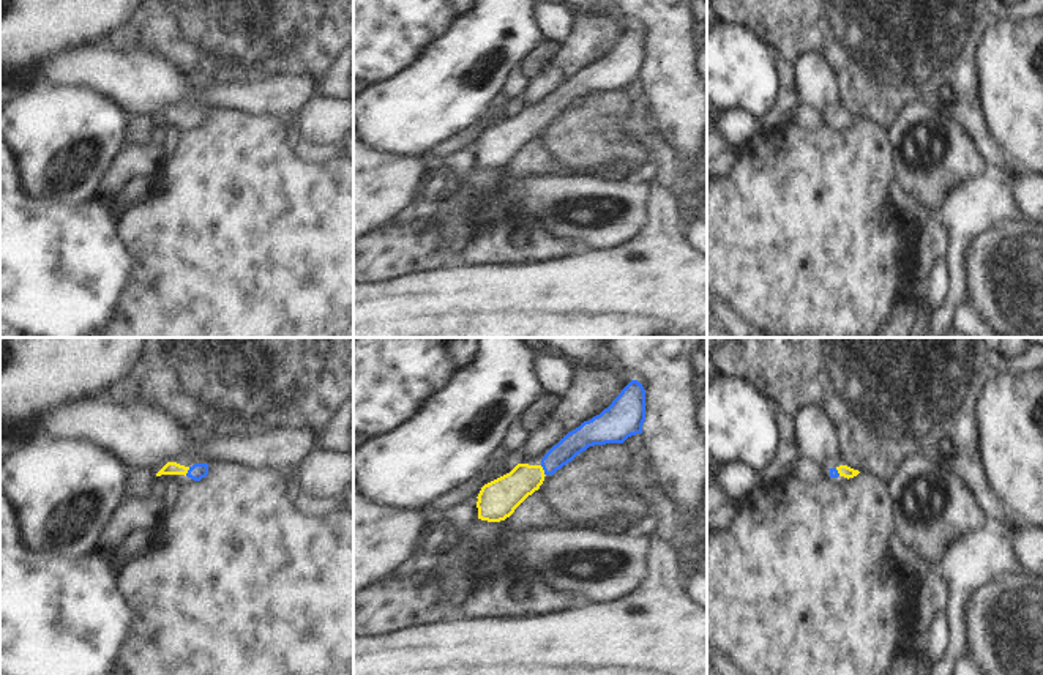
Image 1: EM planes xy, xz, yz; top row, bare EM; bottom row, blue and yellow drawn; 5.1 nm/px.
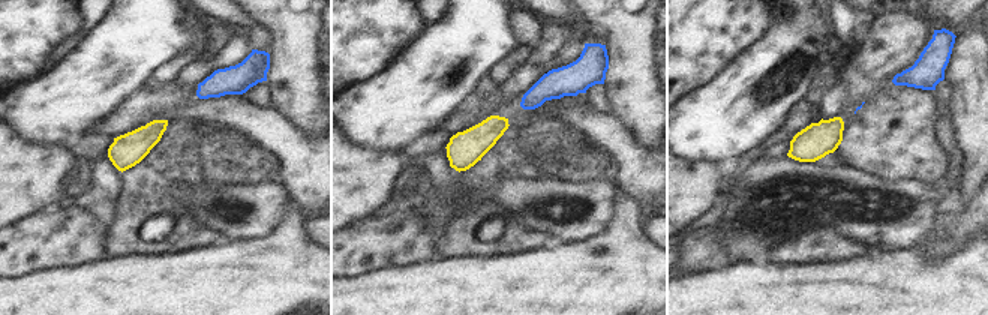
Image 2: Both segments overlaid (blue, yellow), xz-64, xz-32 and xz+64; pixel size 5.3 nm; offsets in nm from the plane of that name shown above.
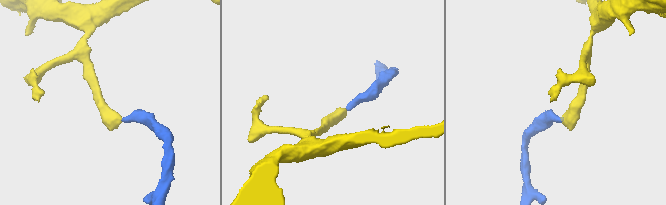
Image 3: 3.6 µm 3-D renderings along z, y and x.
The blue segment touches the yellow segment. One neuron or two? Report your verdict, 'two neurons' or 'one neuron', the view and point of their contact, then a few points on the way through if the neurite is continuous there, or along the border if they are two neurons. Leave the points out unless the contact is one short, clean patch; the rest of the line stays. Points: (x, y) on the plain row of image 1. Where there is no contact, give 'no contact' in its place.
one neuron; contact xz (543, 115); way xz (578, 87), (543, 115), (502, 142)

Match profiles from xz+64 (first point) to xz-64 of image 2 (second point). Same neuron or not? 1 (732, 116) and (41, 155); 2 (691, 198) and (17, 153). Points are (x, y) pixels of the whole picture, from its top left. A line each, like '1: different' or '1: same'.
1: different
2: same

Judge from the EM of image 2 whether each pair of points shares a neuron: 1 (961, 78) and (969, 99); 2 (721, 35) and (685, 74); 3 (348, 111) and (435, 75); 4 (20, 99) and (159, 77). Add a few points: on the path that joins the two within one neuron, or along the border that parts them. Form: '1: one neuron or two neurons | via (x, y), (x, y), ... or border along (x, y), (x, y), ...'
1: one neuron | via (966, 83), (969, 95)
2: one neuron | via (712, 44), (691, 65)
3: one neuron | via (369, 111), (392, 111), (414, 96)
4: two neurons | border along (179, 54), (162, 63), (152, 80)

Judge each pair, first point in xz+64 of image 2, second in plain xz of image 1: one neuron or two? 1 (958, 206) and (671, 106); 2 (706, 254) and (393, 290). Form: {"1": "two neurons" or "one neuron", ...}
{"1": "two neurons", "2": "two neurons"}

